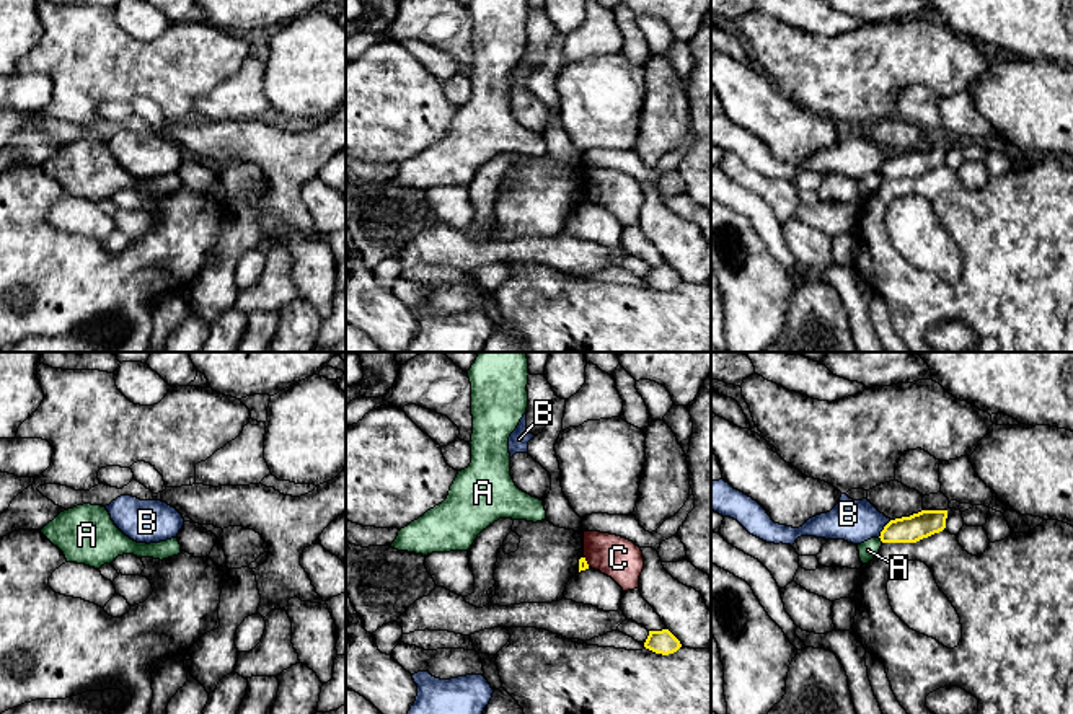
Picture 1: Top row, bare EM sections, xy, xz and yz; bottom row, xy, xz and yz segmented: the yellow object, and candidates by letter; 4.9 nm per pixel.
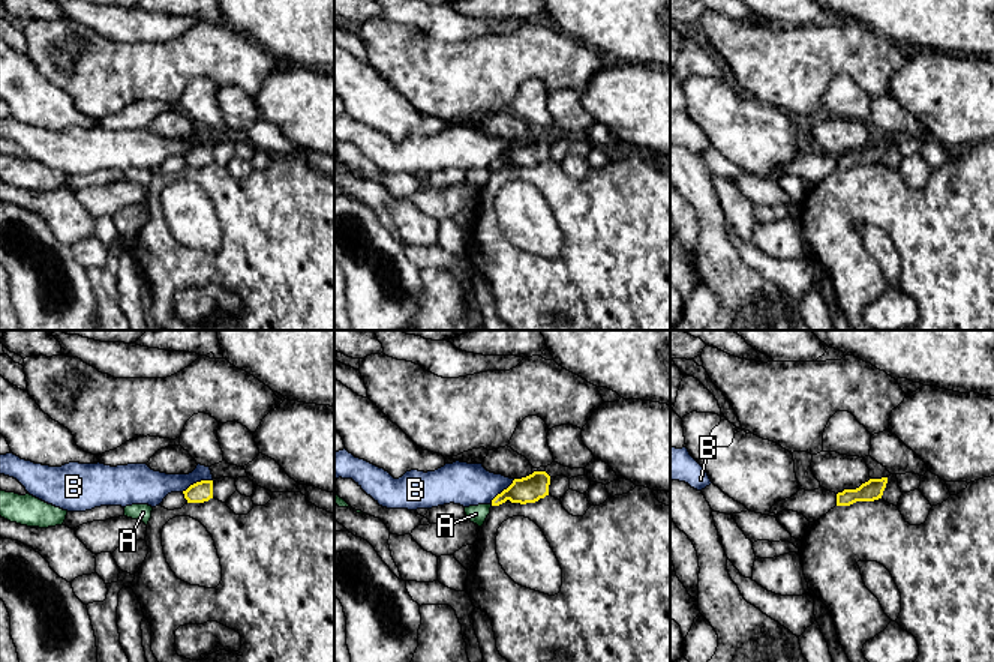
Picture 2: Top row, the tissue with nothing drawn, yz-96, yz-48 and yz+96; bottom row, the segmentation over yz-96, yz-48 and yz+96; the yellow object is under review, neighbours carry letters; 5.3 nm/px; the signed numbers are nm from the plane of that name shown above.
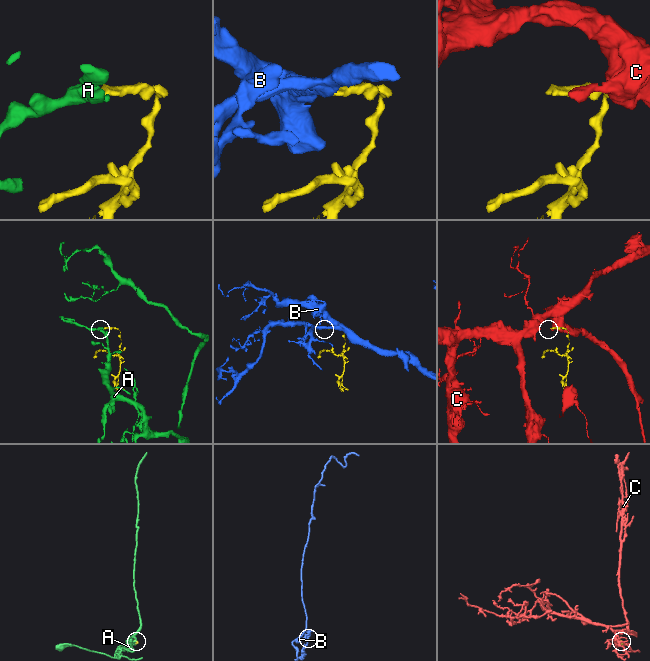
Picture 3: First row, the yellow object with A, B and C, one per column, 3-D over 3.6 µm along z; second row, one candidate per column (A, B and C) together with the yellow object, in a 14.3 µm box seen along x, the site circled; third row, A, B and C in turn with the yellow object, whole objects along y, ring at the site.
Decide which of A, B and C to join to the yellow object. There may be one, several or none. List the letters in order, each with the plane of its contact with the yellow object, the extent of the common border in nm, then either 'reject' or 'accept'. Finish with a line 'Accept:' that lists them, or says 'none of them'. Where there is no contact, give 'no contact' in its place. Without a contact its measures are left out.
A: contact in yz; length 40 nm; reject
B: contact in yz; length 110 nm; reject
C: contact in xz; length 60 nm; reject
Accept: none of them

